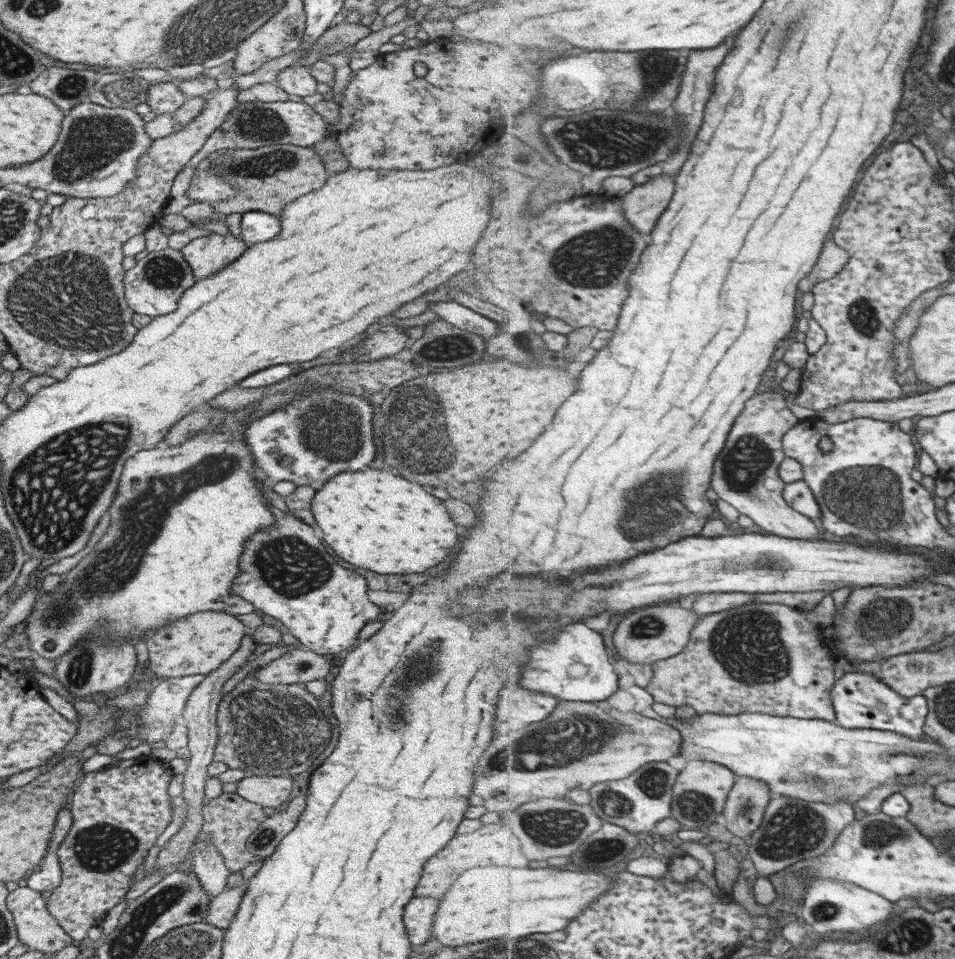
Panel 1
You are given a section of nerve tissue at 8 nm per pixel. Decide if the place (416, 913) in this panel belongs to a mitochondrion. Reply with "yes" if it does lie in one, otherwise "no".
no

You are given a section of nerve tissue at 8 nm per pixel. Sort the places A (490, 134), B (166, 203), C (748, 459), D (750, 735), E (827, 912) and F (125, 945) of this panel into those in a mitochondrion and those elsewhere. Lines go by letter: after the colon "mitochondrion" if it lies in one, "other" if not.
A: other
B: other
C: mitochondrion
D: other
E: mitochondrion
F: mitochondrion

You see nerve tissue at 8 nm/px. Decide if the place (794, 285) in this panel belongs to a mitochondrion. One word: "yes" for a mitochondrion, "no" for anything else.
no

